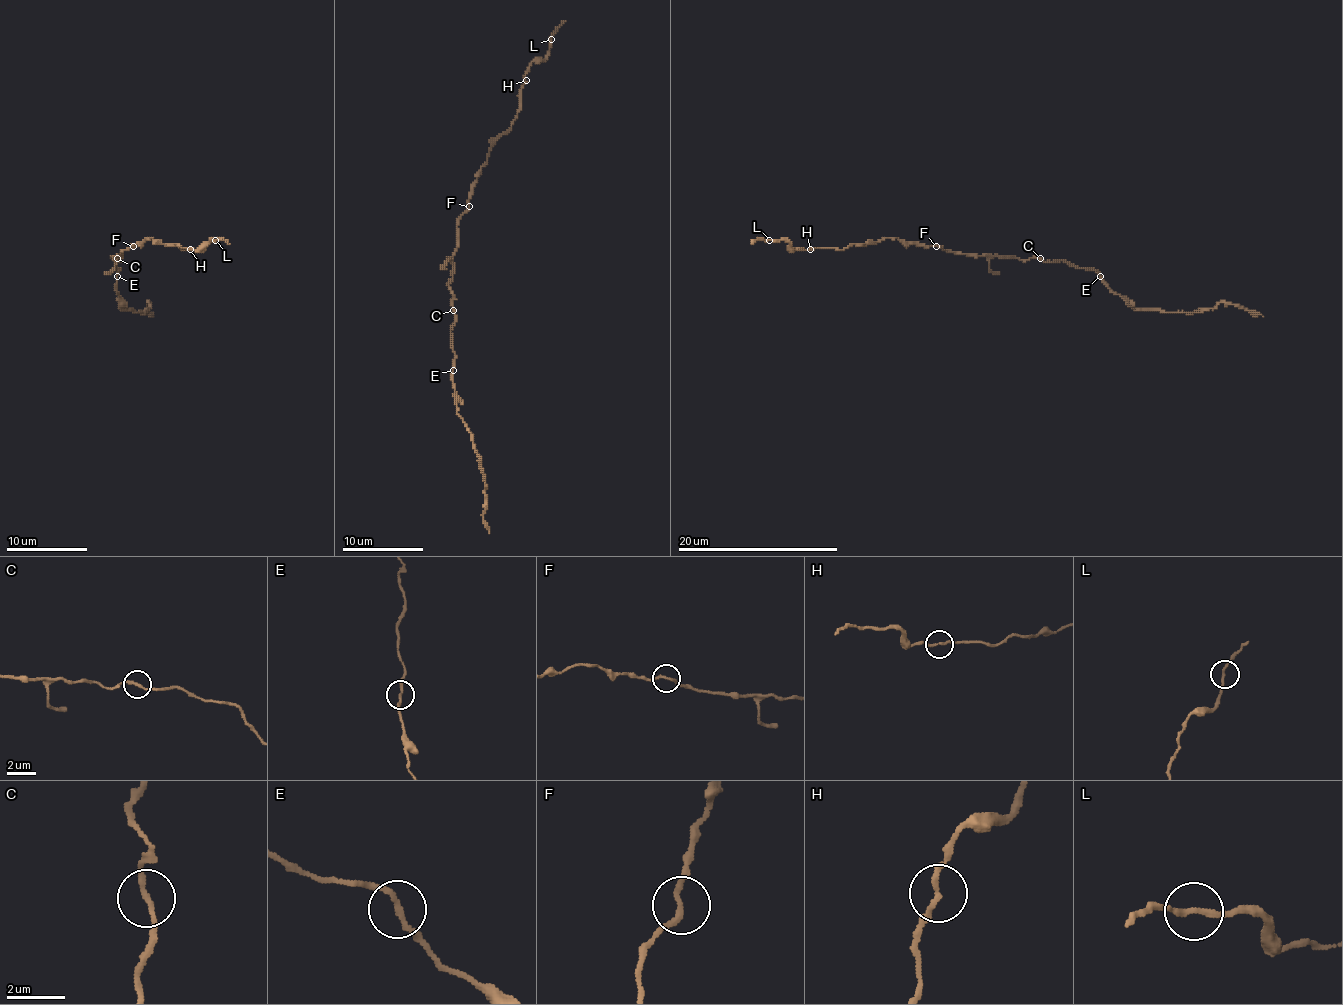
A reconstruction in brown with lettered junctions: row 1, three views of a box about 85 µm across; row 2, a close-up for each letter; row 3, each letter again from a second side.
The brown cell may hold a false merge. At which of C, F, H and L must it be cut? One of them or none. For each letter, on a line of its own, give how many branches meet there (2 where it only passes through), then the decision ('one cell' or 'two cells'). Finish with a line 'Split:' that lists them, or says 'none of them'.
C: 2 branches meet; two cells
F: 2 branches meet; one cell
H: 2 branches meet; one cell
L: 2 branches meet; one cell
Split: C

